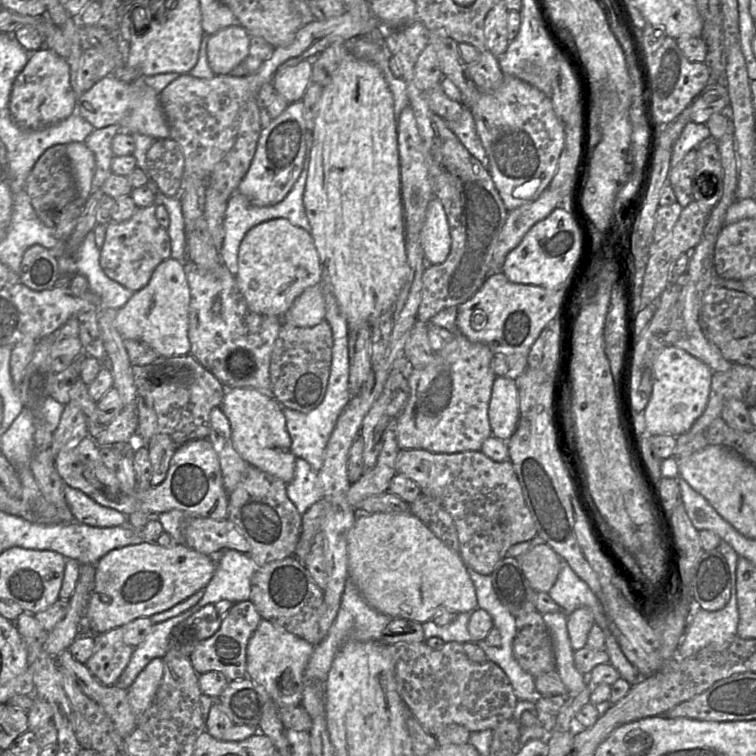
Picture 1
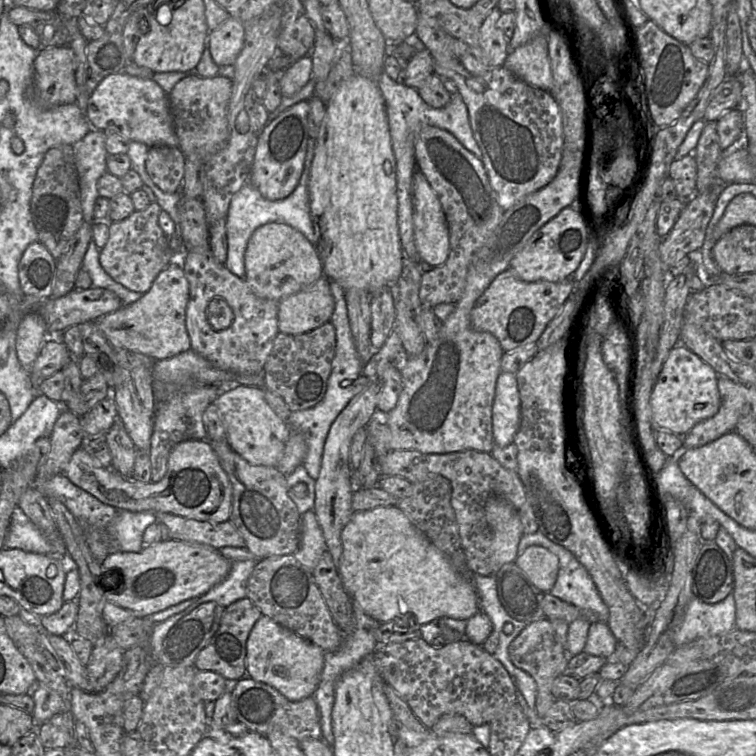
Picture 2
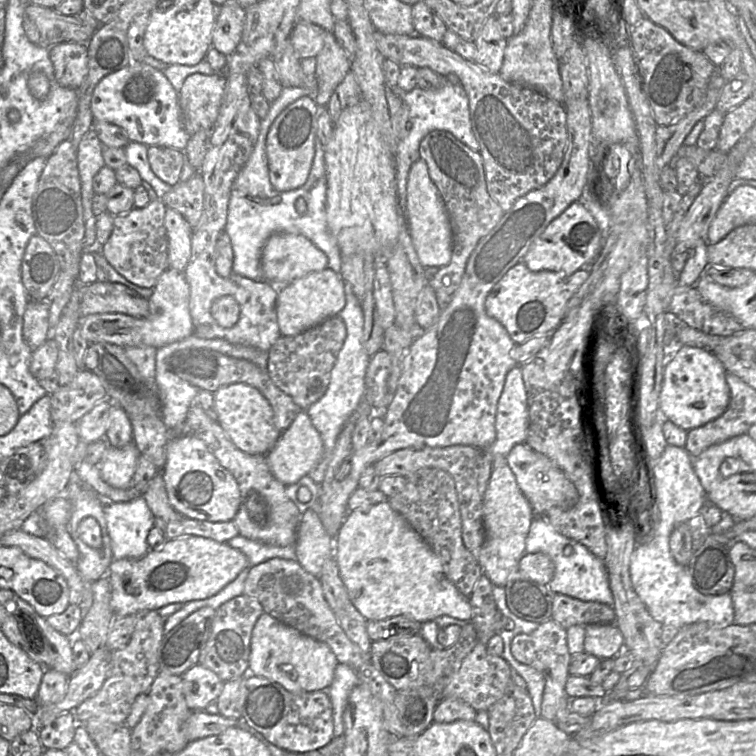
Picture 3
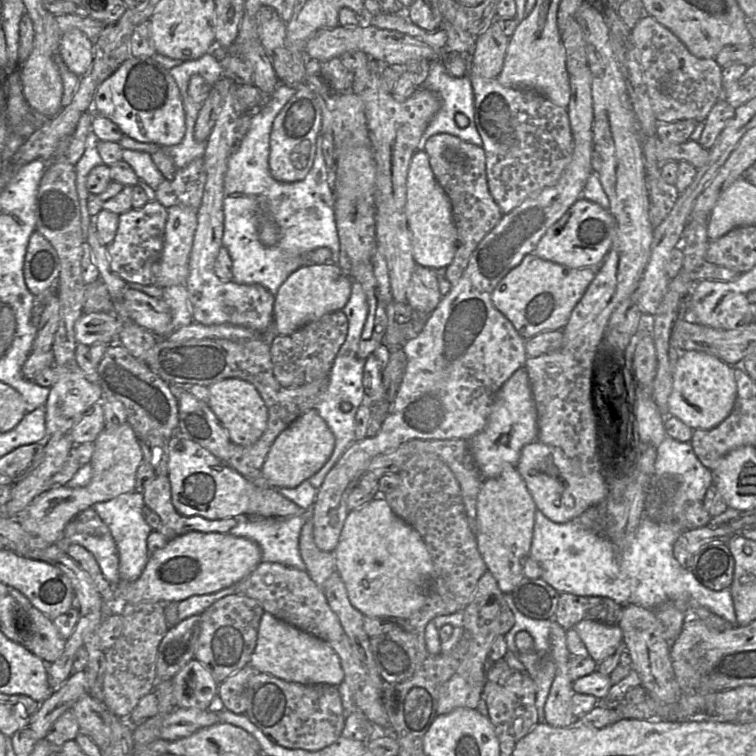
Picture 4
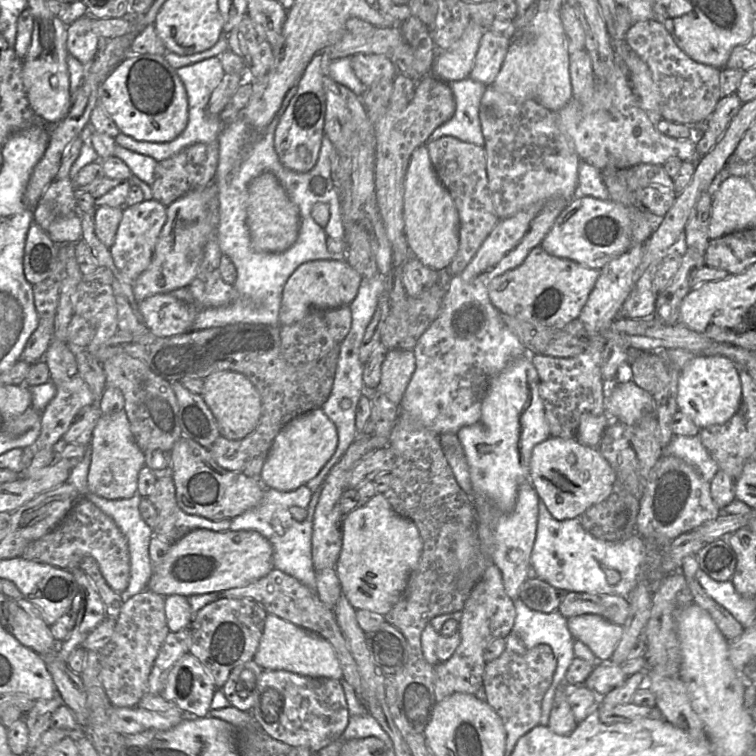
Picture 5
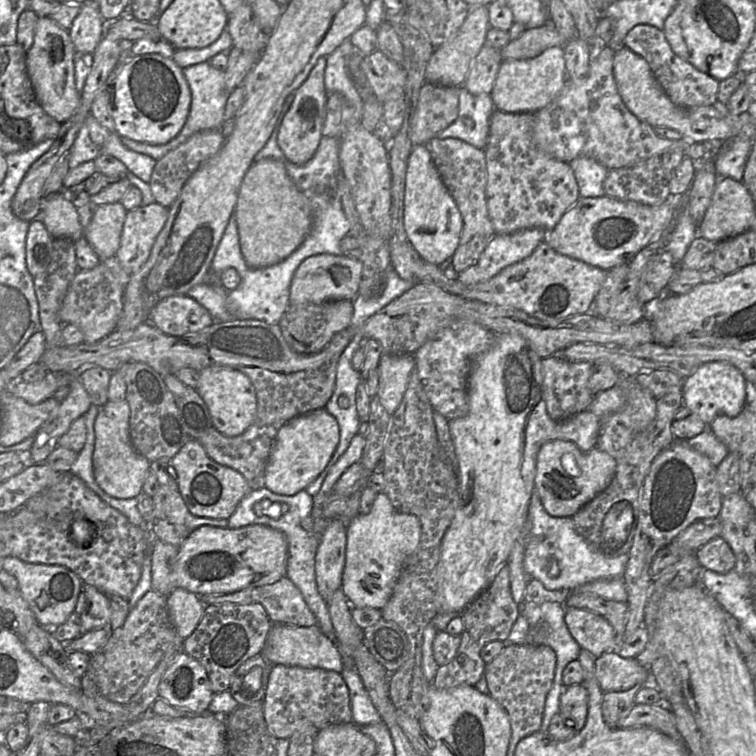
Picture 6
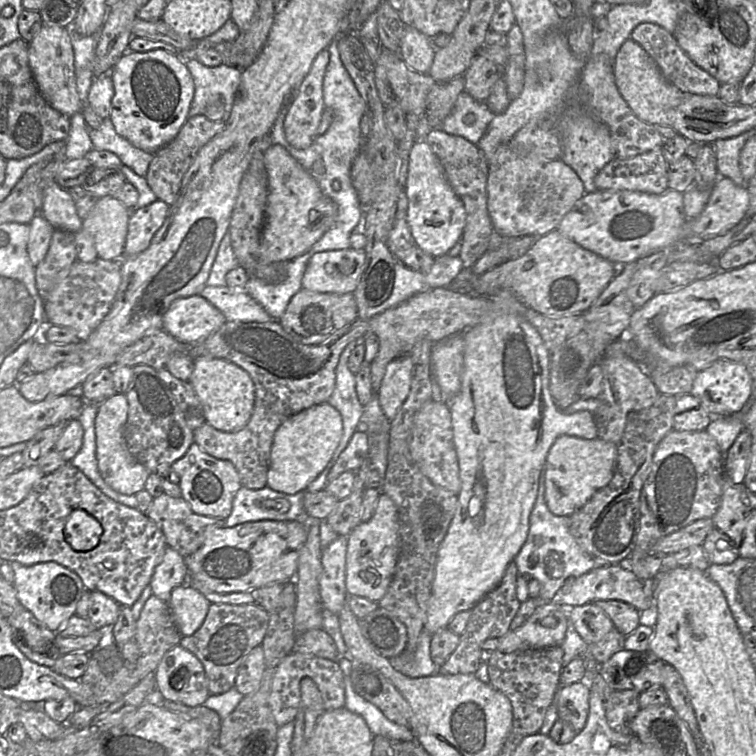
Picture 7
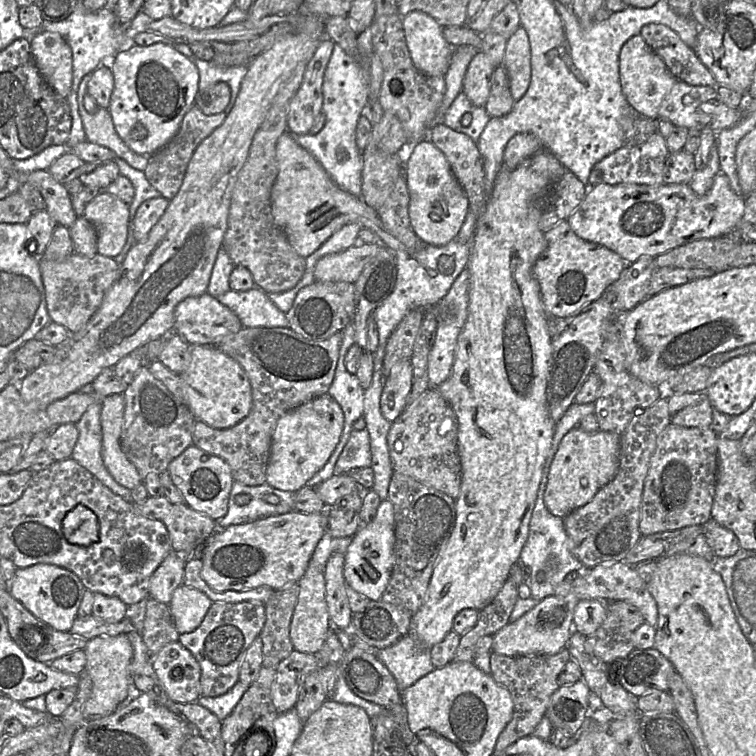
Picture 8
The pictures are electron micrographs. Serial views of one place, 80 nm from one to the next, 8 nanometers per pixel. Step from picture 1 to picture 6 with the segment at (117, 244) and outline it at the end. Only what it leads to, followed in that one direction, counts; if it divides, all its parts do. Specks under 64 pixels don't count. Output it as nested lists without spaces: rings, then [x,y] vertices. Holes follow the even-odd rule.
[[[156,201],[127,211],[115,256],[129,275],[136,273],[147,261],[168,215],[169,208]]]

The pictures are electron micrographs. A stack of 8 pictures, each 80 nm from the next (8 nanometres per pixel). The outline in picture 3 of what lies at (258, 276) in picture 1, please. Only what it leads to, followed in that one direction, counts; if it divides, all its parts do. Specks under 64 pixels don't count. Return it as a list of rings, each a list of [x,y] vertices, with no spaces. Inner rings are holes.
[[[272,234],[262,250],[263,278],[277,287],[321,271],[327,265],[327,255],[299,234]]]

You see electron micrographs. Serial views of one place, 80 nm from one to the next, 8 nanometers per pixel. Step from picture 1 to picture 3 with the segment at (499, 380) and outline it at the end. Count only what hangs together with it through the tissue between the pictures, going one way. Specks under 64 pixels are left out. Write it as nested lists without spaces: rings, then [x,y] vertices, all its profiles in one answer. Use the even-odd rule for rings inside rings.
[[[521,366],[506,374],[504,386],[497,403],[495,416],[496,437],[486,451],[494,457],[506,456],[510,450],[527,437],[529,411]]]

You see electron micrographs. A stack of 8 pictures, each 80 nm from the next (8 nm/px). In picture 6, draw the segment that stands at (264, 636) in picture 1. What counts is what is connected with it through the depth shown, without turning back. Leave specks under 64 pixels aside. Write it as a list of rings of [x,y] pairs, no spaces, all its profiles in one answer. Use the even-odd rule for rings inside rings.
[[[272,623],[261,654],[273,665],[322,668],[341,674],[343,671],[343,661],[337,645],[320,630],[318,625],[306,627],[287,623]]]

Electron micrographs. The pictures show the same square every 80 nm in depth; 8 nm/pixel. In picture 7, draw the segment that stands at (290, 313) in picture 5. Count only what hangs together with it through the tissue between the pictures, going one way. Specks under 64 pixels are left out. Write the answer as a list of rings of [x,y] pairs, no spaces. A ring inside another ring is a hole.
[[[349,247],[314,254],[308,261],[302,277],[302,288],[322,293],[353,293],[363,272],[366,254],[363,249]]]

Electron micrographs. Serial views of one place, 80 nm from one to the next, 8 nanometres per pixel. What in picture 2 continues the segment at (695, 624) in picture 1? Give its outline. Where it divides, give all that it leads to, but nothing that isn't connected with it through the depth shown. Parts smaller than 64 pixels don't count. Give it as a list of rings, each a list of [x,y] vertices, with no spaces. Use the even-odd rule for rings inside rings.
[[[733,591],[716,604],[706,604],[693,597],[681,619],[673,627],[675,648],[698,638],[725,634],[736,628],[736,608]]]

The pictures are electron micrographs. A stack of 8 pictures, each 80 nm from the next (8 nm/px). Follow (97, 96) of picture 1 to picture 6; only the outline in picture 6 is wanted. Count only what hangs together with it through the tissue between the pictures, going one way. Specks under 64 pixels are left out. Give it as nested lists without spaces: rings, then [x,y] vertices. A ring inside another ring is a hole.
[[[161,53],[131,55],[112,72],[108,83],[115,132],[135,141],[164,144],[182,130],[191,105],[191,90],[175,61]]]

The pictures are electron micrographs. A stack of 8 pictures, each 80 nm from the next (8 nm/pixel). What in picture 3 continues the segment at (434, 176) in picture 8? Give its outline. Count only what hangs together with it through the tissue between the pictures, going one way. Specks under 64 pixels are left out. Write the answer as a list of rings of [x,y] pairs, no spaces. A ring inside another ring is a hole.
[[[418,159],[411,166],[407,181],[406,222],[412,244],[421,265],[444,267],[452,255],[453,236],[447,210],[438,189],[431,180],[427,164]]]

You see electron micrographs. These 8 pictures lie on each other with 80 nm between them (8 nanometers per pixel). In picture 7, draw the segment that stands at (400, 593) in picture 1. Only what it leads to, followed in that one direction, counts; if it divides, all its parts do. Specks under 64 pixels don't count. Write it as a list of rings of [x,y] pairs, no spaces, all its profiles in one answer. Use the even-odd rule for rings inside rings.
[[[381,493],[372,518],[367,522],[360,522],[347,536],[345,586],[348,596],[360,596],[378,603],[390,586],[398,555],[397,508],[386,494]]]

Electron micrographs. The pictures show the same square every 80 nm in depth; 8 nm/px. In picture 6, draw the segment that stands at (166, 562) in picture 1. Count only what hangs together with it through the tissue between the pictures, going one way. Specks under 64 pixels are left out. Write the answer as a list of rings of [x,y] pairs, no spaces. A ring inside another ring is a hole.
[[[251,524],[236,529],[203,525],[178,548],[171,574],[172,590],[180,587],[201,596],[271,584],[286,576],[287,558],[285,535],[267,525]]]

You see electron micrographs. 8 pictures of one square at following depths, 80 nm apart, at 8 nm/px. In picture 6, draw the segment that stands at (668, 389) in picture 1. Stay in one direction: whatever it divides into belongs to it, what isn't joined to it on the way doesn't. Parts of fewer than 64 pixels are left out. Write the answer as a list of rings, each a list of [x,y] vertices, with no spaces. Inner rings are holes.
[[[724,361],[707,362],[684,378],[682,402],[685,407],[709,425],[719,415],[735,417],[742,411],[746,399],[745,384],[745,377],[732,364]]]

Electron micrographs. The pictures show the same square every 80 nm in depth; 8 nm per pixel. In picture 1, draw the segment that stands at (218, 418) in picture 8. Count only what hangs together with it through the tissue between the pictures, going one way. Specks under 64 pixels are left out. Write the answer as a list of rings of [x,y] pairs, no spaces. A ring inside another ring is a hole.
[[[233,388],[225,393],[220,408],[229,420],[233,446],[242,459],[286,484],[291,482],[296,457],[280,403],[270,394],[254,388]]]

